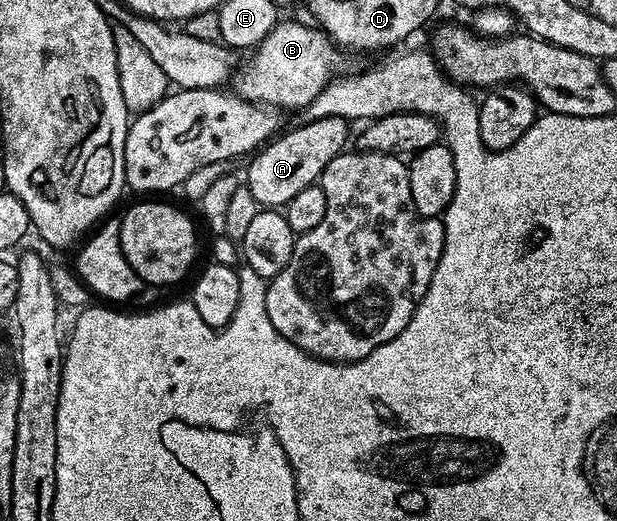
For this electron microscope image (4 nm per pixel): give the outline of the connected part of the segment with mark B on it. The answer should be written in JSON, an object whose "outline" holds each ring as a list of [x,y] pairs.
{"outline":[[[285,20],[278,23],[267,35],[267,39],[259,42],[246,56],[250,57],[246,61],[244,58],[235,77],[236,96],[257,105],[274,105],[282,111],[304,110],[317,98],[319,91],[342,76],[345,57],[341,53],[344,52],[328,33],[309,25]]]}

